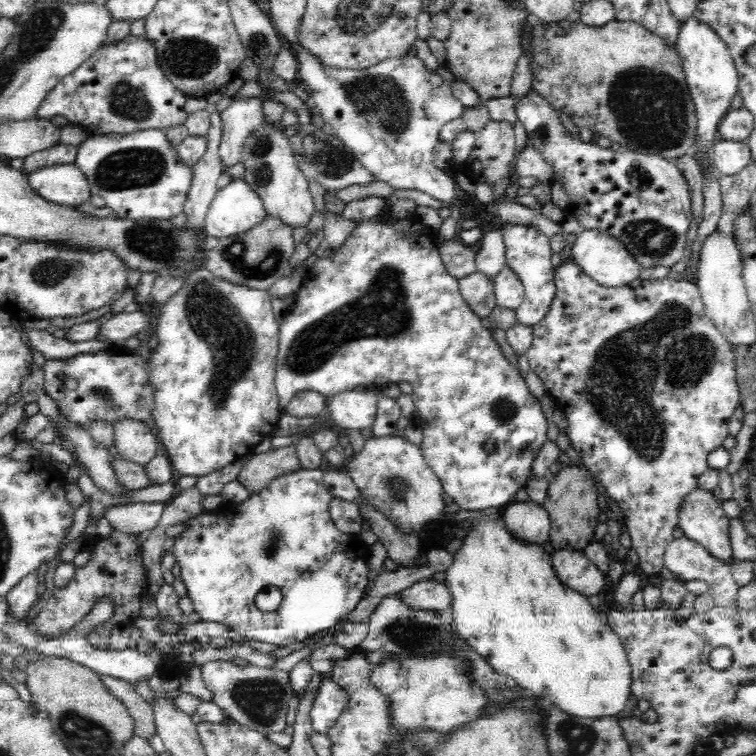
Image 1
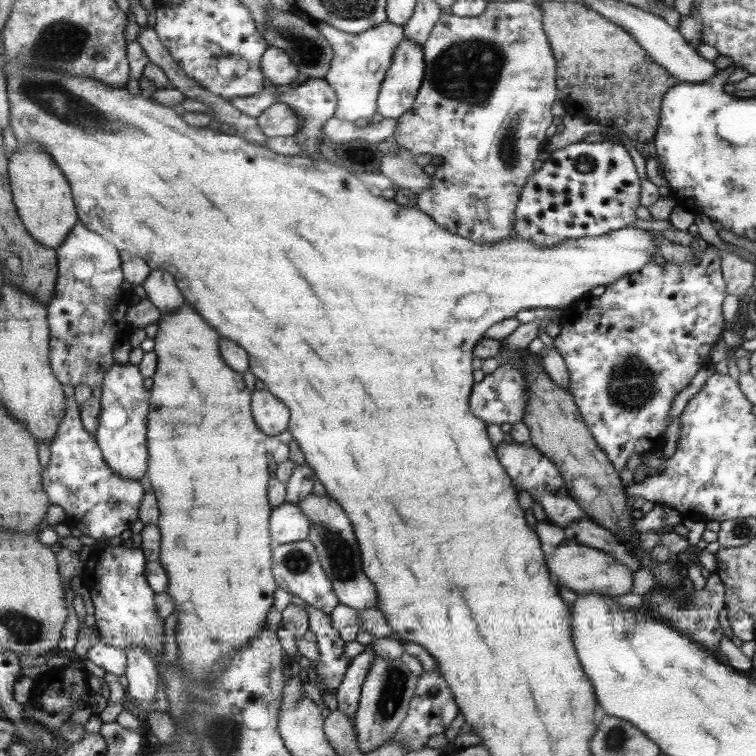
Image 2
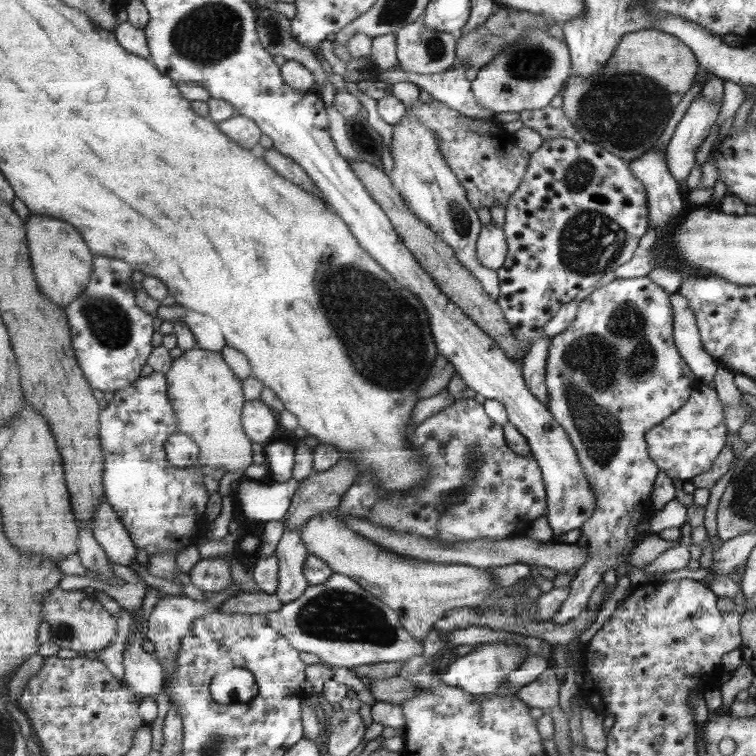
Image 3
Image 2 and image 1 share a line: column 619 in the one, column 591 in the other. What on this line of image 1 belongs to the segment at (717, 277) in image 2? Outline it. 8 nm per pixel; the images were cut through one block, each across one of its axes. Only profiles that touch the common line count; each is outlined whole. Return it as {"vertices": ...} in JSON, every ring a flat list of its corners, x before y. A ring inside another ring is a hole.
{"vertices":[[572,260,562,263,554,272,556,294,554,294,553,304,547,316,532,327,532,344,526,352,530,368,544,382,547,395,555,400,564,413,564,418,568,422,567,434,571,440,571,446,580,454,586,468,596,474,602,488,606,490,607,497,612,498,622,508,631,546,638,554,638,565,646,574,664,573,664,552,668,543,675,539,673,532,678,526,678,509,683,497,698,487,700,475,709,467,706,457,712,450,722,446,722,442,729,435,729,420,739,405,739,387,735,378,737,357,734,356,733,348,730,347,726,337,721,336,721,332,706,316,703,300,696,284,687,282,685,279,672,280,667,277,651,280,637,279,622,287,604,287,594,283,586,273,582,273,582,269]]}

